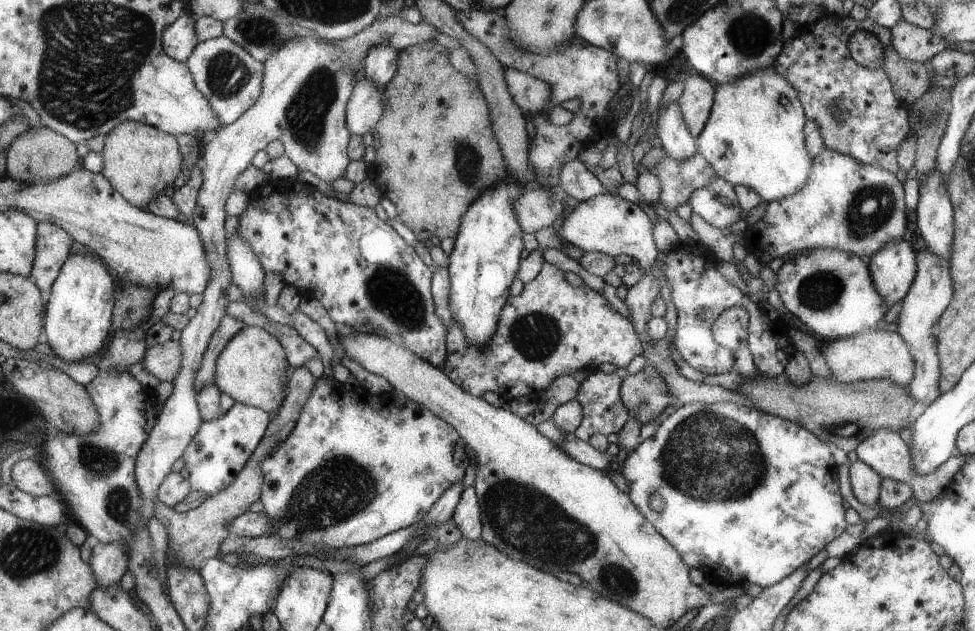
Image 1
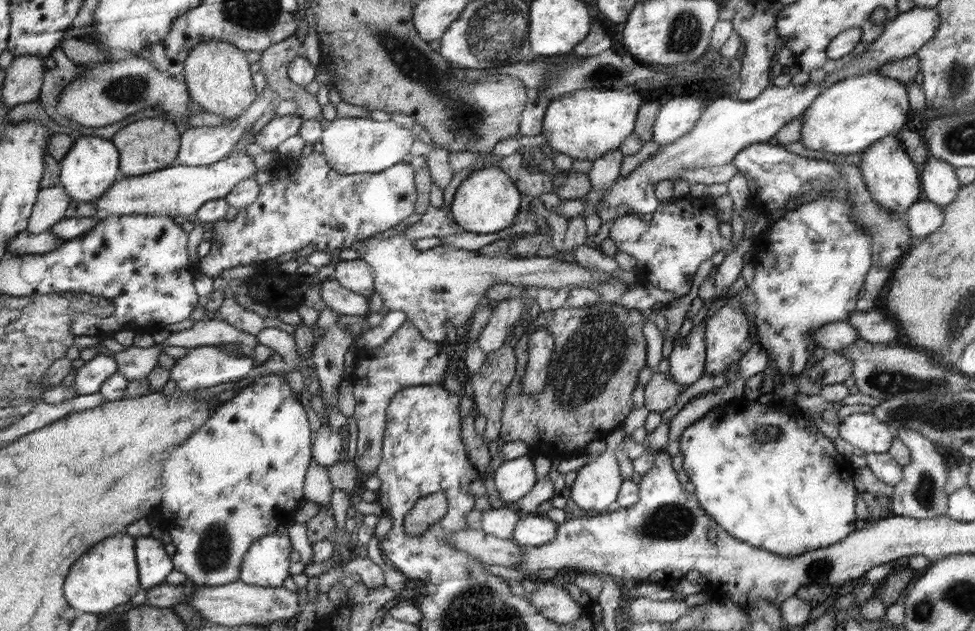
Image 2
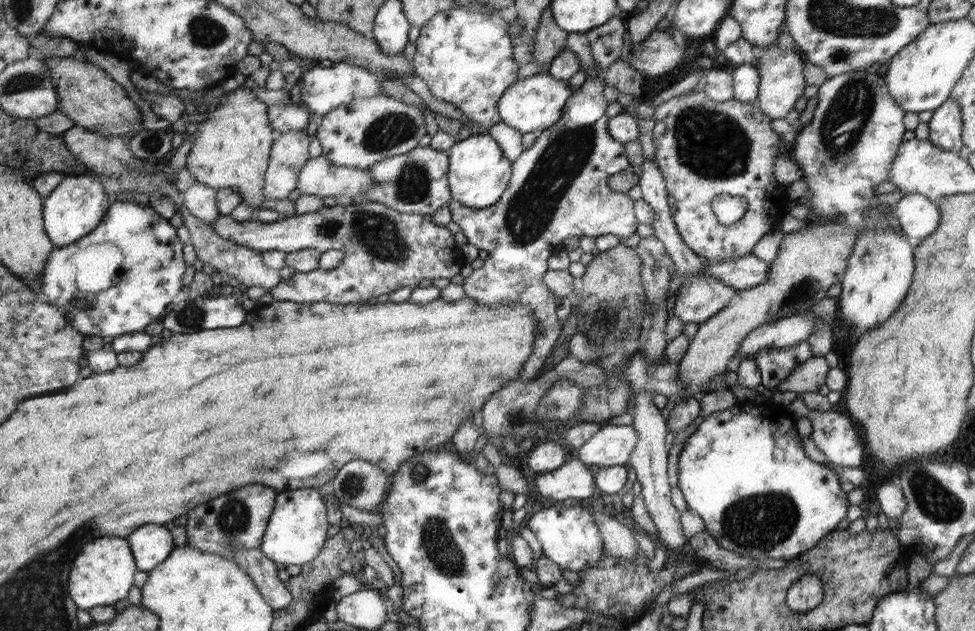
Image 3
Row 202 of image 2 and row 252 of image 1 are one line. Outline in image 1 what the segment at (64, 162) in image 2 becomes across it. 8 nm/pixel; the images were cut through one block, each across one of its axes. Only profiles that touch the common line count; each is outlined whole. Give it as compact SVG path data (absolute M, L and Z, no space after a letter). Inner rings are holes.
M78 252L66 258L64 266L52 284L44 313L43 338L56 357L71 364L96 360L96 354L100 354L100 348L106 342L112 328L114 307L117 306L114 298L116 292L116 276L95 253Z

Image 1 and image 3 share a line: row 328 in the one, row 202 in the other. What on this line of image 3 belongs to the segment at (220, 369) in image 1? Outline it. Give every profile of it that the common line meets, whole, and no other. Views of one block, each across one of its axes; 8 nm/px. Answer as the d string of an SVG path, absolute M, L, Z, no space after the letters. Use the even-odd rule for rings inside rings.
M236 89L234 93L224 98L217 98L212 104L214 113L209 112L207 121L196 125L198 136L187 156L186 168L190 170L196 181L209 186L209 188L220 191L221 189L234 189L242 197L243 204L252 209L251 219L258 221L258 213L263 210L265 173L269 169L270 154L273 150L273 142L277 139L278 133L270 126L269 105L254 94L251 89Z

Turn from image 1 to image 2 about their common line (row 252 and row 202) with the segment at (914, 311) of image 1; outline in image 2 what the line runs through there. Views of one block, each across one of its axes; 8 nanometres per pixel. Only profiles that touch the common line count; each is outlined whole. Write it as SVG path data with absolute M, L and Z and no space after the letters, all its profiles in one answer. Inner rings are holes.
M920 200L906 212L907 224L910 224L910 231L919 240L936 232L944 222L943 208L930 200Z

